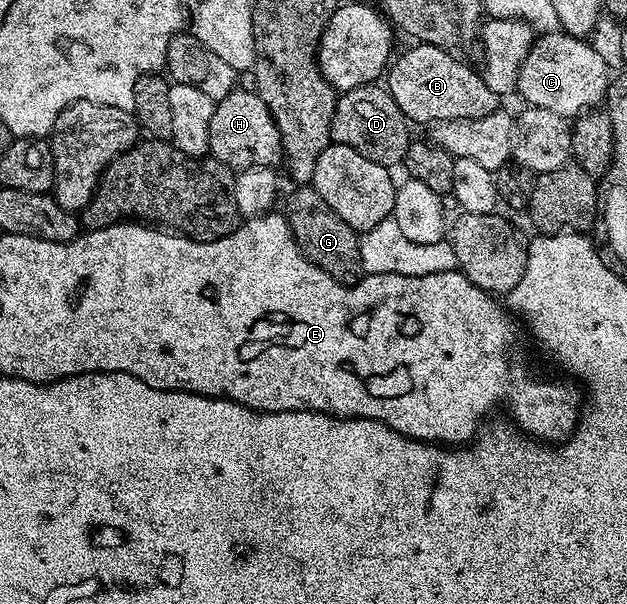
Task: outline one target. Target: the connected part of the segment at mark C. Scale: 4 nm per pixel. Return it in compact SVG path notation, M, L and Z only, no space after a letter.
M548 30L533 39L516 86L519 95L524 95L525 105L575 118L605 103L609 83L609 66L587 39L569 36L563 30Z

